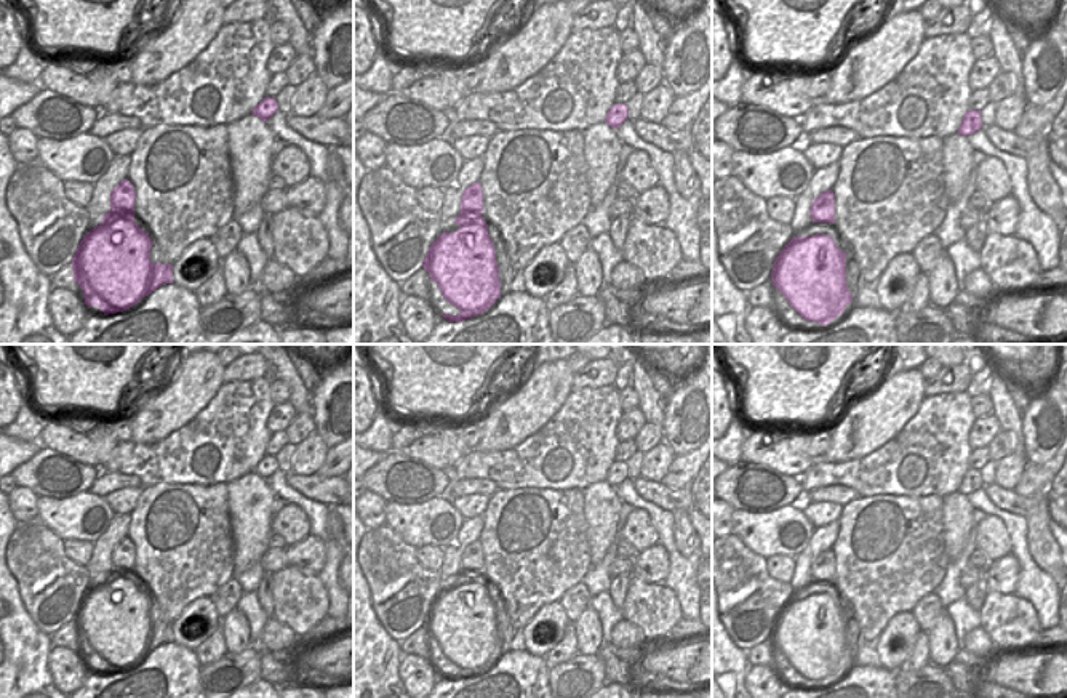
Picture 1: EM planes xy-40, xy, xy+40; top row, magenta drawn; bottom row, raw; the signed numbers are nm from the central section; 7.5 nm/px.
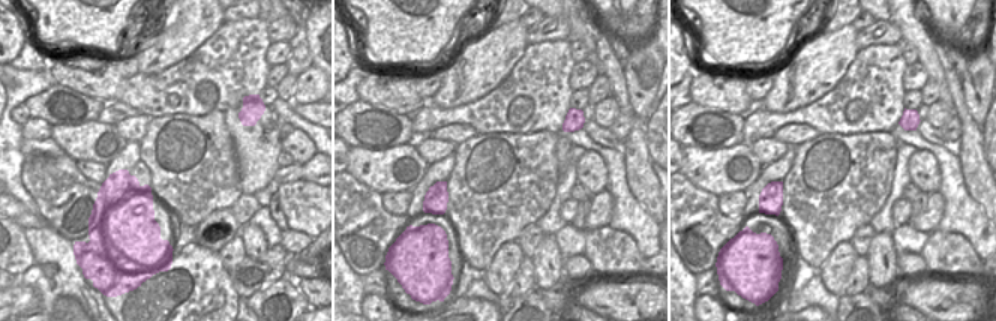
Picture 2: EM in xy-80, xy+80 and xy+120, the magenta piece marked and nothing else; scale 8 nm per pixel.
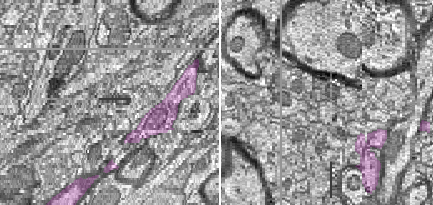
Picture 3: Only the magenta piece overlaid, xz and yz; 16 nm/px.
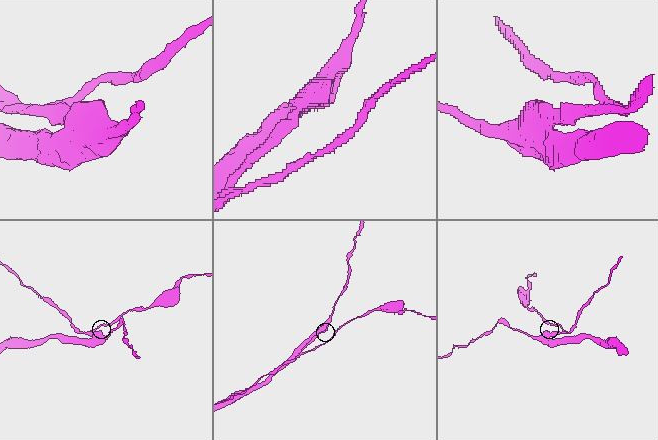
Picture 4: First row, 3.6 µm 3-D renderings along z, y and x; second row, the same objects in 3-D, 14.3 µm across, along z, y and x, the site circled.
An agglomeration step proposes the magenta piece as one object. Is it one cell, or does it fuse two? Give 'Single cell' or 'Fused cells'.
Fused cells.

